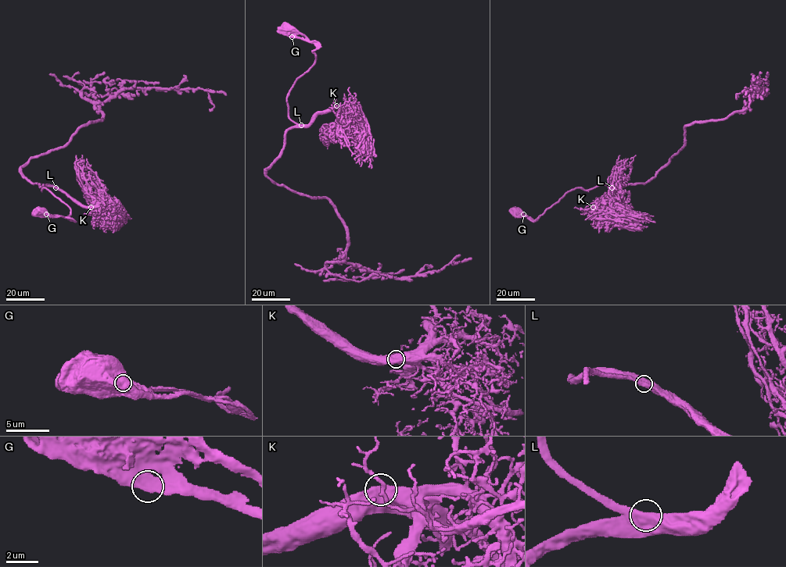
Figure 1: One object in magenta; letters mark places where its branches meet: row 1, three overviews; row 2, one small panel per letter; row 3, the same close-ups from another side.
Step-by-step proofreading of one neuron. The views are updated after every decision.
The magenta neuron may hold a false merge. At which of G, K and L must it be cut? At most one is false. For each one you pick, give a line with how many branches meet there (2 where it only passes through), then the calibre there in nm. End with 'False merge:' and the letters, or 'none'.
False merge: none

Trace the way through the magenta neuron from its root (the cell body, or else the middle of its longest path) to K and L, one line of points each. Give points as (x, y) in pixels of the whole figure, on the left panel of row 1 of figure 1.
K: (40, 212), (71, 220), (67, 218), (69, 208), (46, 188), (41, 190), (44, 184), (56, 187), (91, 207)
L: (40, 212), (71, 220), (67, 218), (70, 214), (69, 208), (46, 188), (41, 190), (44, 184), (55, 187)

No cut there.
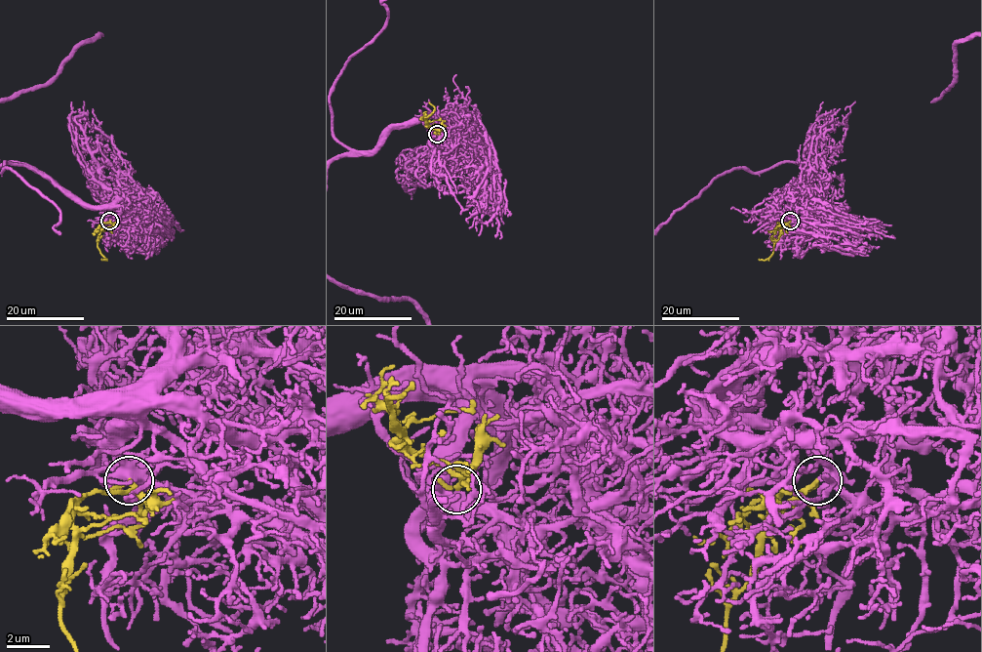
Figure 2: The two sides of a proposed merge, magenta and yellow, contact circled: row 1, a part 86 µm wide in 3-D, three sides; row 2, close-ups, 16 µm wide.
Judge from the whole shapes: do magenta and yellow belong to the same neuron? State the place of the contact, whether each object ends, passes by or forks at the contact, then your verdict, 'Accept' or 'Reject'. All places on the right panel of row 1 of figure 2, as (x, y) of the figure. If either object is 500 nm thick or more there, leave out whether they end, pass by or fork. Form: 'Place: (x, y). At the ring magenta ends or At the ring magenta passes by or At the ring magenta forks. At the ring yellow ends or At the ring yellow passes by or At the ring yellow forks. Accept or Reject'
Place: (790, 221). At the ring magenta forks. At the ring yellow passes by. Accept

